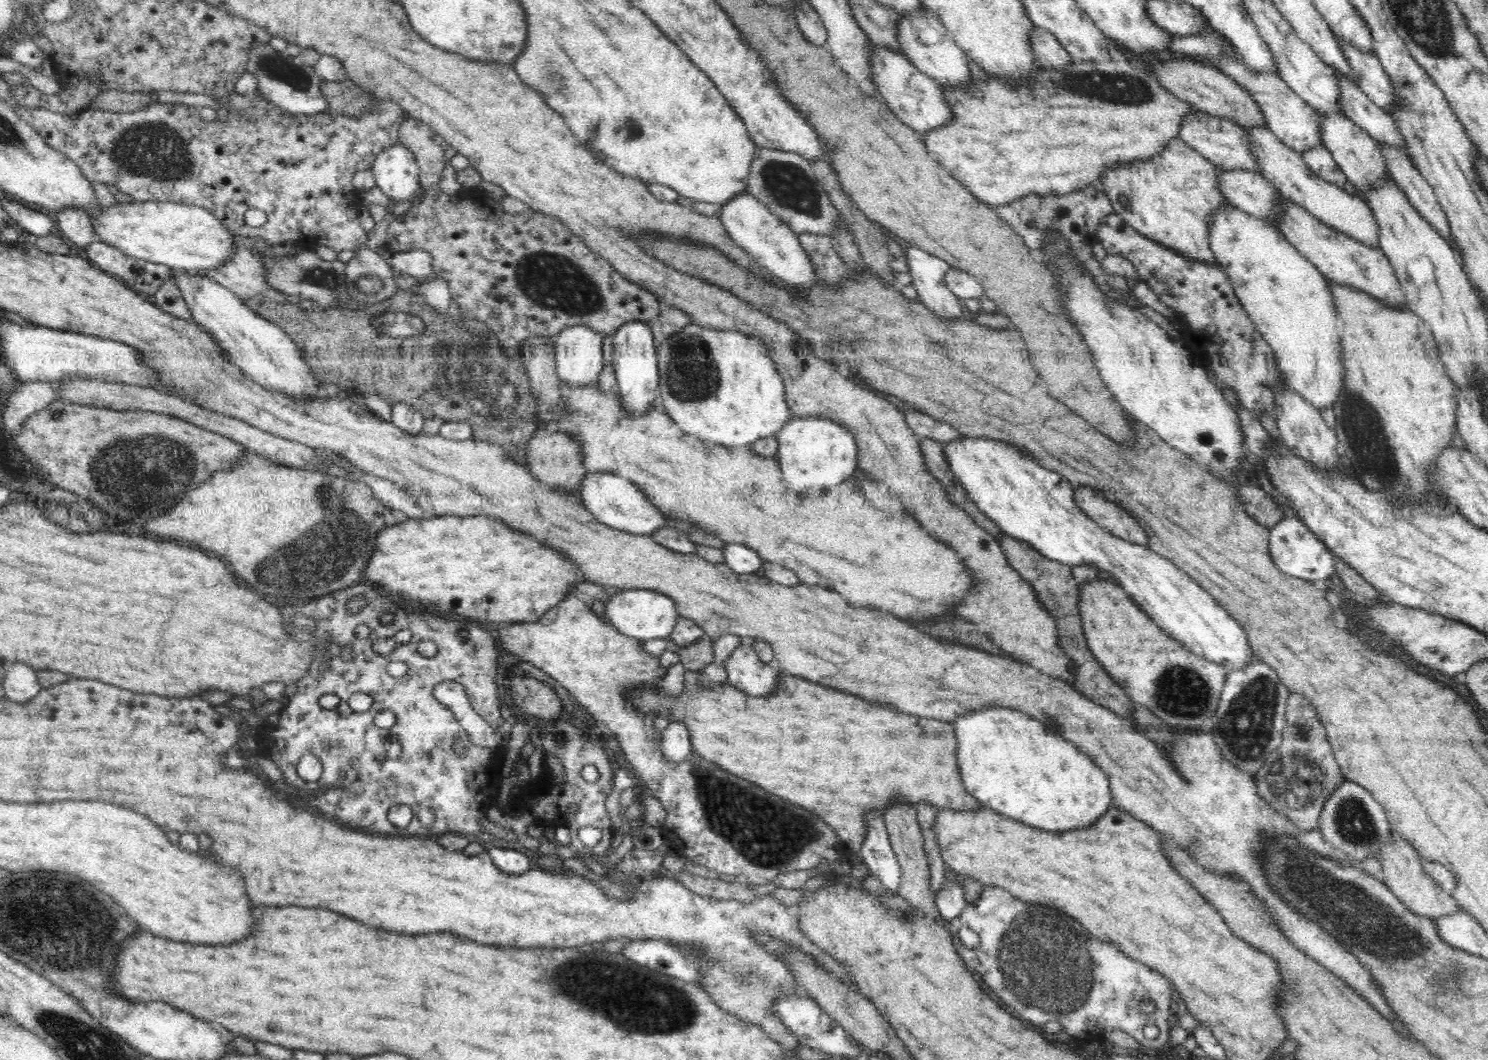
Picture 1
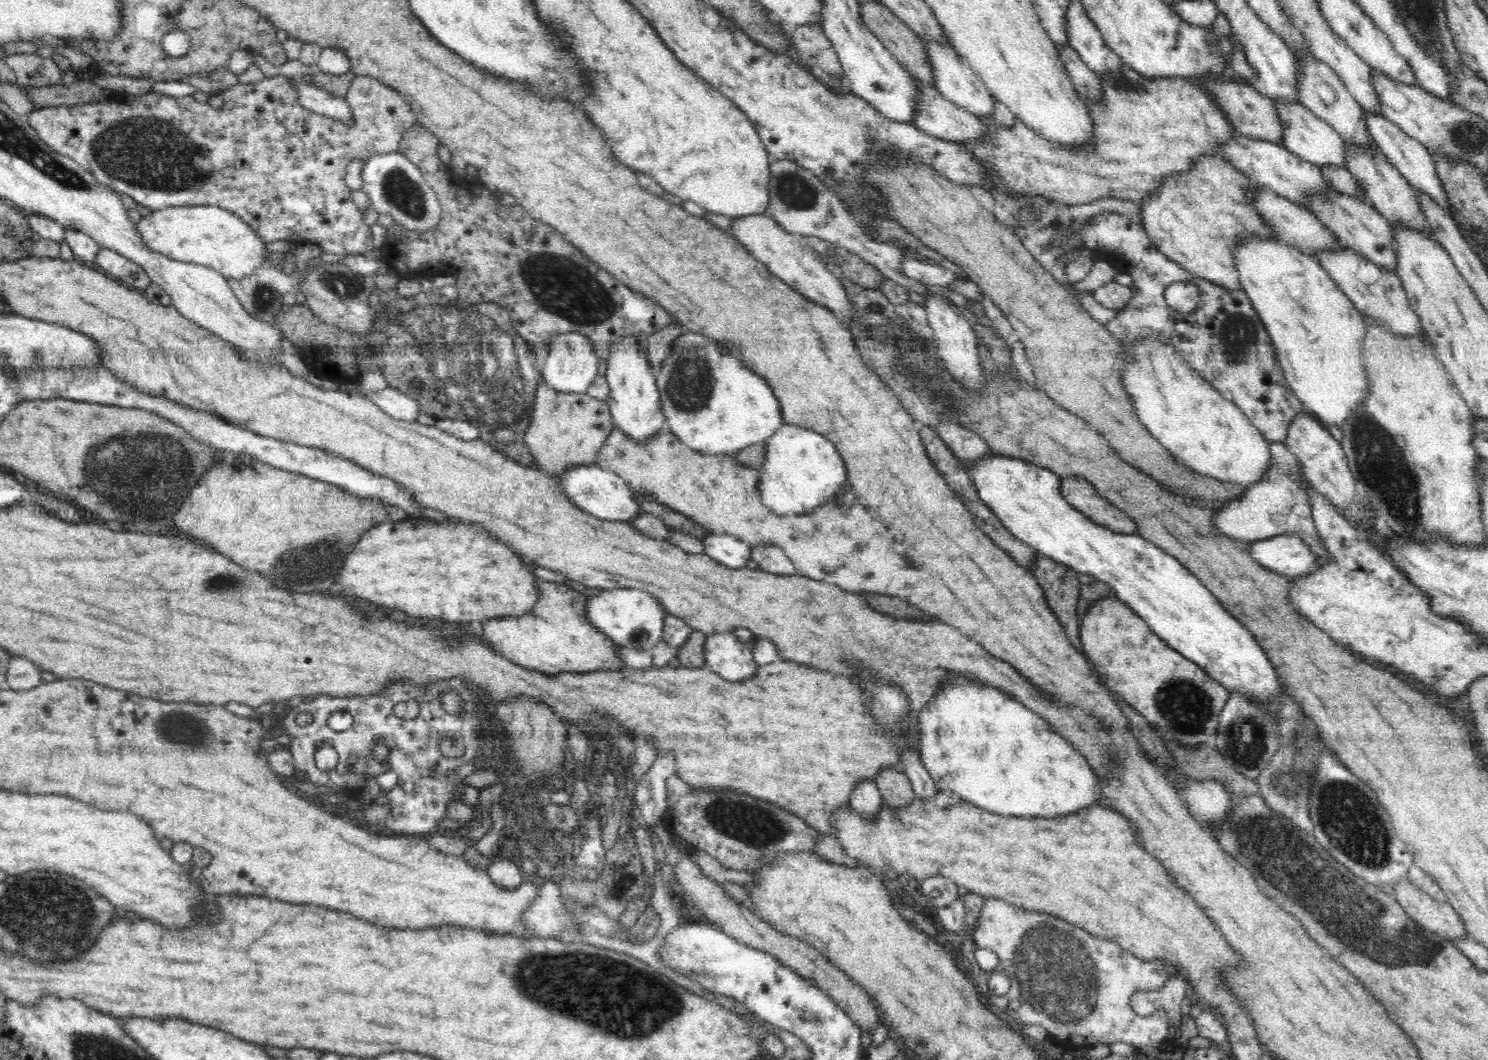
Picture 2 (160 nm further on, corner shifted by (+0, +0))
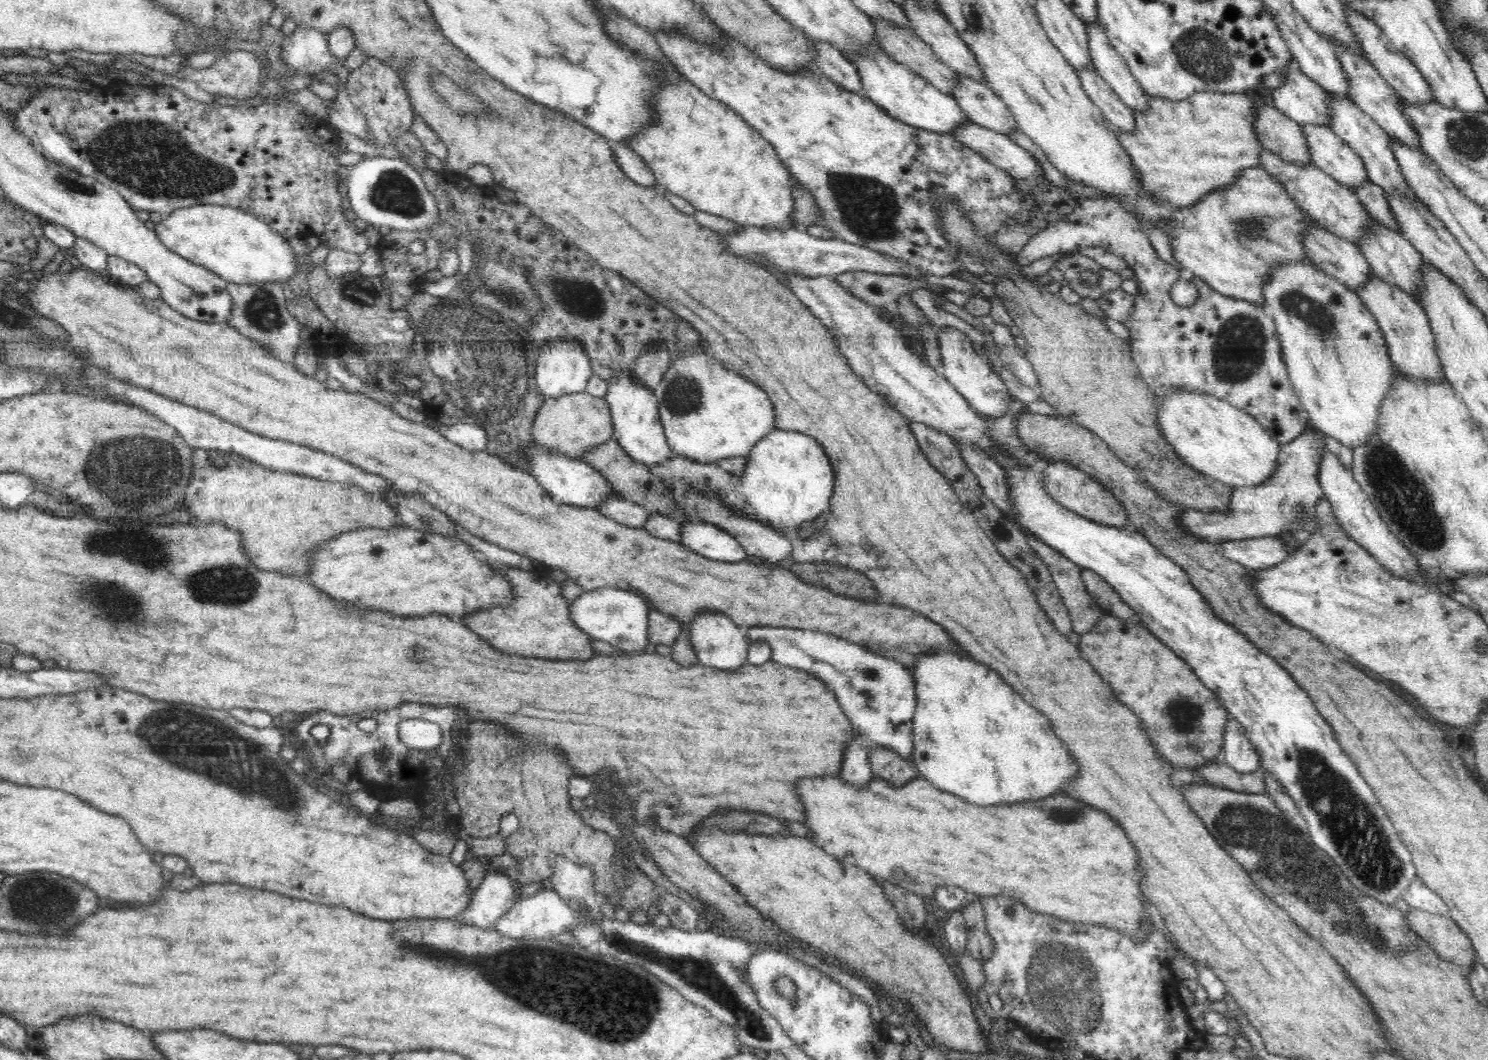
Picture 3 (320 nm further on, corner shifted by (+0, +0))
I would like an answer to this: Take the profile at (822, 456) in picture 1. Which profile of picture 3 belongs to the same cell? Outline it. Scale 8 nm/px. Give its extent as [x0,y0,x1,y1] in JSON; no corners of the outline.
[737,429,834,535]

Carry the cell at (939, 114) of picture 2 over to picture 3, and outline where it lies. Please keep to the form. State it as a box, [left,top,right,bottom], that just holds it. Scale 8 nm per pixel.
[952,119,1047,184]

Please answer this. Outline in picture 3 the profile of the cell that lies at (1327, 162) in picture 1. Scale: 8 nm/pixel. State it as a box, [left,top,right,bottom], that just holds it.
[1352,180,1401,234]

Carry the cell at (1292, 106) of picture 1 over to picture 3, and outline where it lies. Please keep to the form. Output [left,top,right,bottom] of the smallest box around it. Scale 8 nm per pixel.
[1301,124,1369,189]

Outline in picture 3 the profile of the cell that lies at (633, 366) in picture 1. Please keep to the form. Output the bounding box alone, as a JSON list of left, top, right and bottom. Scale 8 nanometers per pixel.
[604,370,674,466]

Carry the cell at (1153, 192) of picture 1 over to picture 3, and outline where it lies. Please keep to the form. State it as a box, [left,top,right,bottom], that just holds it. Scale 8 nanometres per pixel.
[1168,166,1316,307]

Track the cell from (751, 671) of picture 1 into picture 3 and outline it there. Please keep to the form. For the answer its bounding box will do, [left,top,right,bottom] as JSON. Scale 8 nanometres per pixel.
[688,611,751,670]

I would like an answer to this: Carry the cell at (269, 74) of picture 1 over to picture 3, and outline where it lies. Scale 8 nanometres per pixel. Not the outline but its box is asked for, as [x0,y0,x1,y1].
[328,92,370,142]

